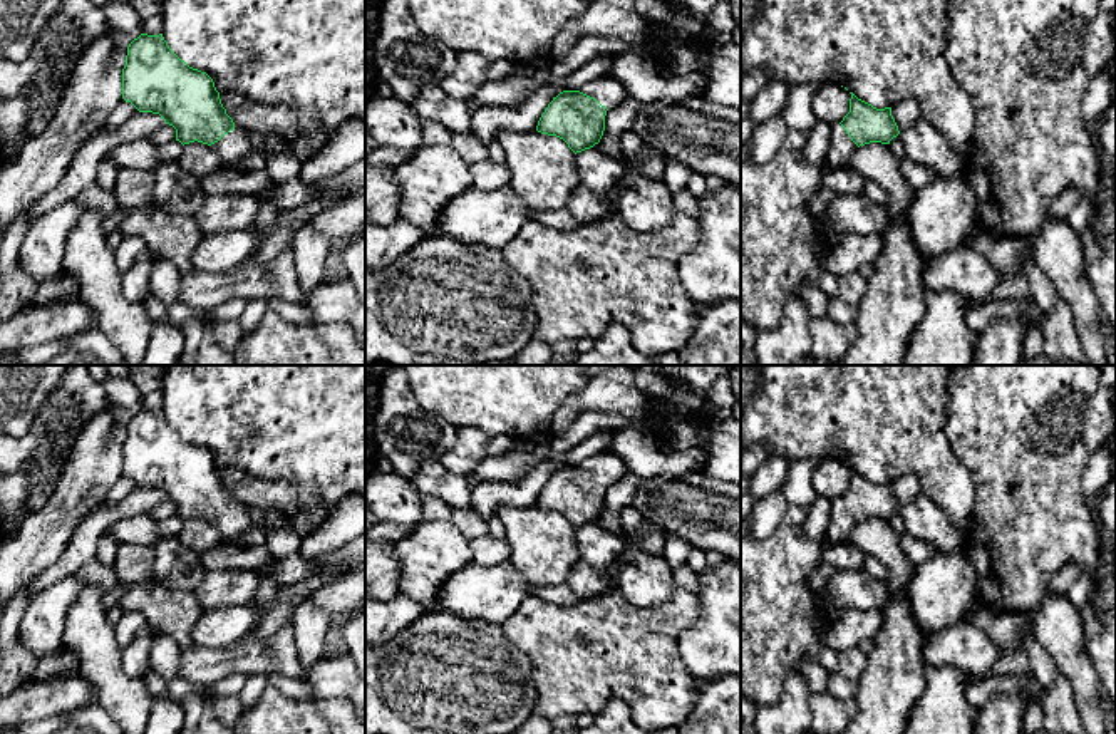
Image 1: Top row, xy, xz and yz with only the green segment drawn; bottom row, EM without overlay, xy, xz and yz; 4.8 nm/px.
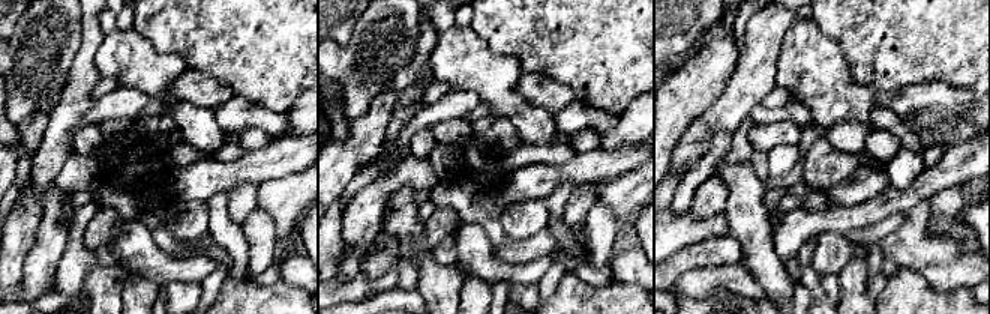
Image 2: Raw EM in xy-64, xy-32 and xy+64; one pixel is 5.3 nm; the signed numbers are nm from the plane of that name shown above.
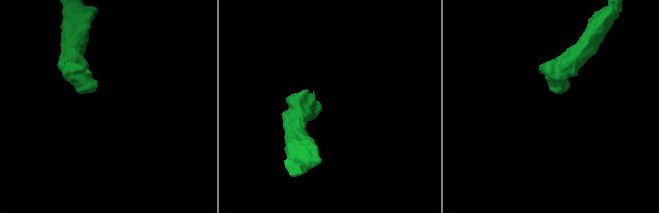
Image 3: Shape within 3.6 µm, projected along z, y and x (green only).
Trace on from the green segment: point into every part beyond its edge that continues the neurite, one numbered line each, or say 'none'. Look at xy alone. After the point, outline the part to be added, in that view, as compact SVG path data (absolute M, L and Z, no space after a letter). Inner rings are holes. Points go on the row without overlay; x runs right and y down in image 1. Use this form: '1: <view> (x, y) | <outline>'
1: xy (235, 522) | M235 503L225 509L211 523L221 533L223 543L236 543L250 528L253 528L250 519L250 508Z

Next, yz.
1: yz (842, 523) | M841 499L833 501L829 526L826 535L821 538L823 546L846 543L850 533L858 525Z

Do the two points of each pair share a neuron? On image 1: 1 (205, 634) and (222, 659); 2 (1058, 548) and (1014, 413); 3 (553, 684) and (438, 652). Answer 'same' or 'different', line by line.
1: different
2: same
3: different

